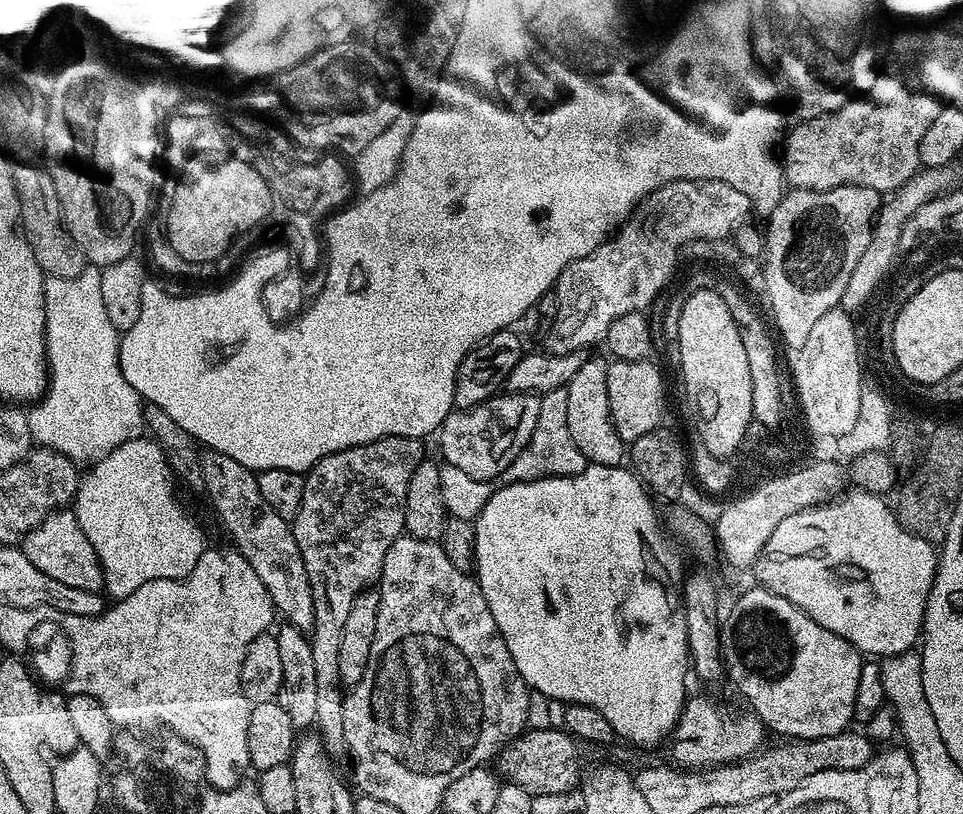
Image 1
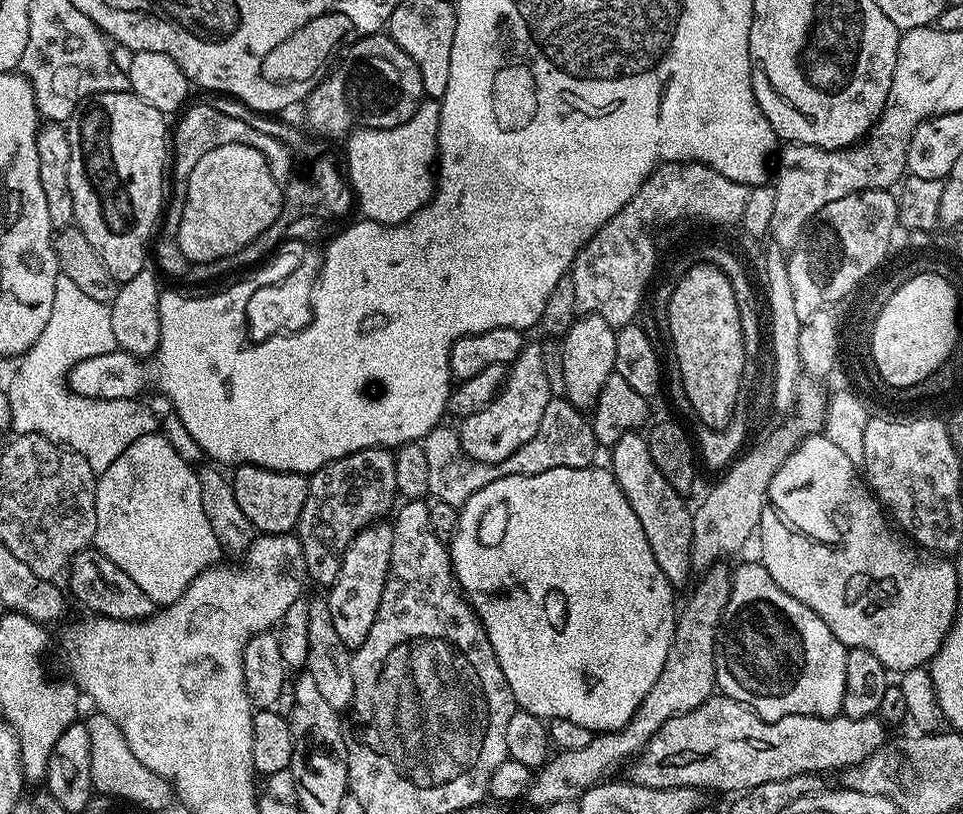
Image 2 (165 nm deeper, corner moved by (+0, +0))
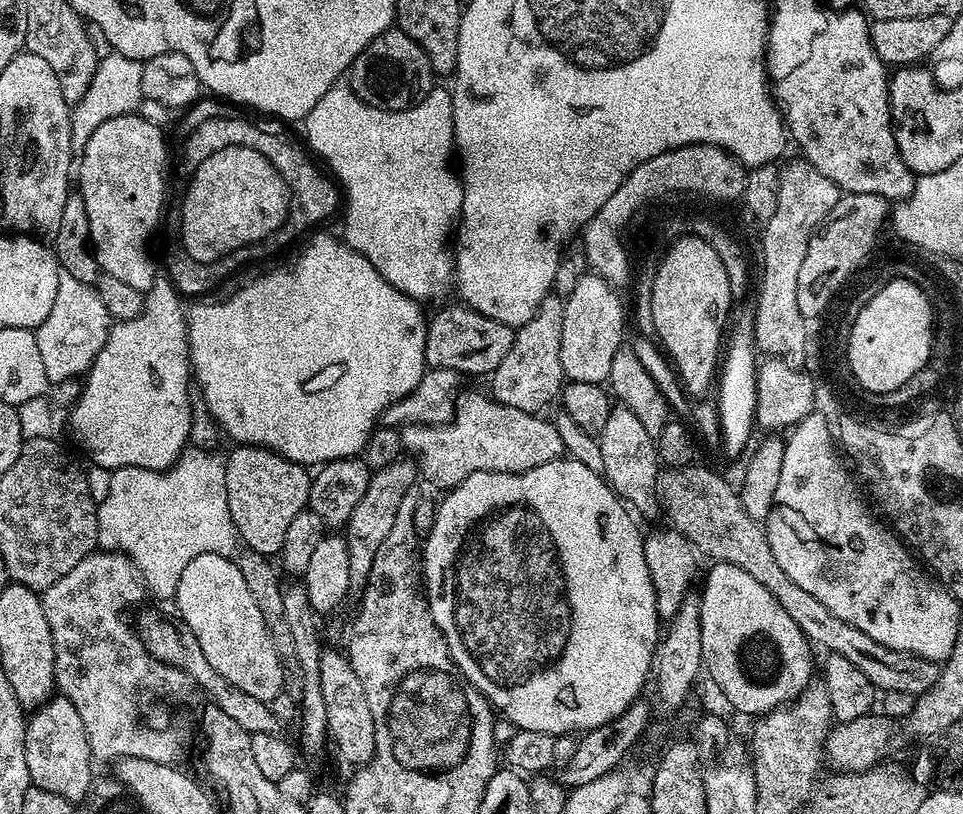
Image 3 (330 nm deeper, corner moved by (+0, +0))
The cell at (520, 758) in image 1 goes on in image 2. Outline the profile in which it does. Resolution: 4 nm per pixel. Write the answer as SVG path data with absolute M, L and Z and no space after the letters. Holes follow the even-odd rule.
M714 694L706 702L702 702L702 706L698 706L694 710L690 710L686 714L682 714L678 718L670 718L670 722L666 722L666 726L662 726L662 730L658 730L658 734L654 734L654 738L650 738L647 746L640 751L640 755L631 761L632 768L631 783L641 784L647 788L698 788L712 792L732 792L731 794L743 794L749 792L754 786L762 786L766 782L778 782L779 779L790 779L794 775L806 775L808 773L827 774L826 772L835 770L843 770L861 764L866 758L870 758L870 754L874 754L879 748L886 743L886 725L879 715L867 716L866 718L850 718L843 714L838 716L803 716L802 714L794 714L787 716L781 720L764 720L753 708L746 707L742 702L738 702L734 698L723 694Z

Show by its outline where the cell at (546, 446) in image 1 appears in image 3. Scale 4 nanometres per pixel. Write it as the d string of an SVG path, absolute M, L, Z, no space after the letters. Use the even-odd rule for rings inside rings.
M461 391L456 397L456 413L452 415L452 421L448 424L408 424L400 429L400 440L404 443L404 452L414 457L416 466L421 477L424 476L436 488L444 488L443 490L451 490L457 488L462 482L466 482L466 478L470 478L470 474L478 474L479 472L525 472L526 470L534 470L538 466L546 466L546 462L554 462L561 459L565 455L562 437L558 434L551 419L543 420L543 415L523 412L517 408L511 408L505 404L498 404L492 399L491 395L480 392Z

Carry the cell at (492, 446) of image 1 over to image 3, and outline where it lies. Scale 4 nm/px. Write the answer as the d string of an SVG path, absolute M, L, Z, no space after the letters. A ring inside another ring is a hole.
M549 294L538 306L530 322L515 329L516 337L510 346L510 354L490 374L490 395L498 404L505 404L523 412L539 413L552 399L561 395L566 383L562 370L562 314L564 300Z

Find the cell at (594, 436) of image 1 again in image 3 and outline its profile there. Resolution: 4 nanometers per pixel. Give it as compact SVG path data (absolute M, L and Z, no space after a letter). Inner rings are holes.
M585 274L578 279L574 290L564 300L562 314L562 370L571 382L594 382L604 384L614 363L614 354L625 343L624 340L624 304L613 285L608 284L595 274Z

